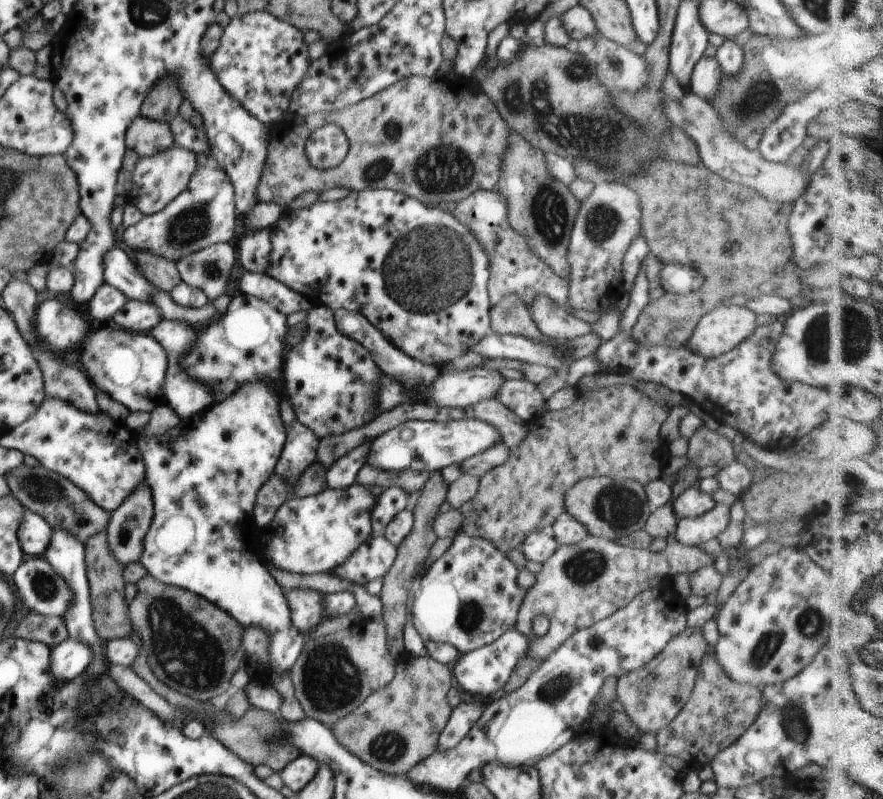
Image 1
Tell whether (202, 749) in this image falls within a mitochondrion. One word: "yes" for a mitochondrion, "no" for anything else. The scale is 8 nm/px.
no

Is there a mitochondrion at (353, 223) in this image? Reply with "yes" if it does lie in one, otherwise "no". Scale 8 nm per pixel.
no

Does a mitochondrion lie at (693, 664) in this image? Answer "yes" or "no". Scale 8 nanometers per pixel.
no

